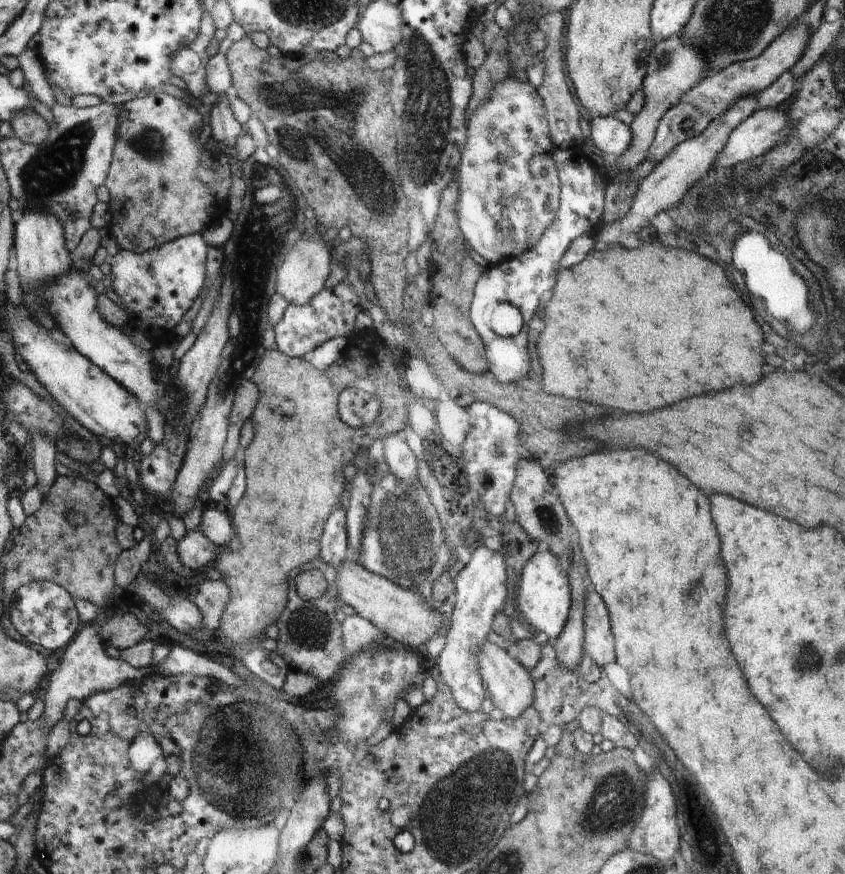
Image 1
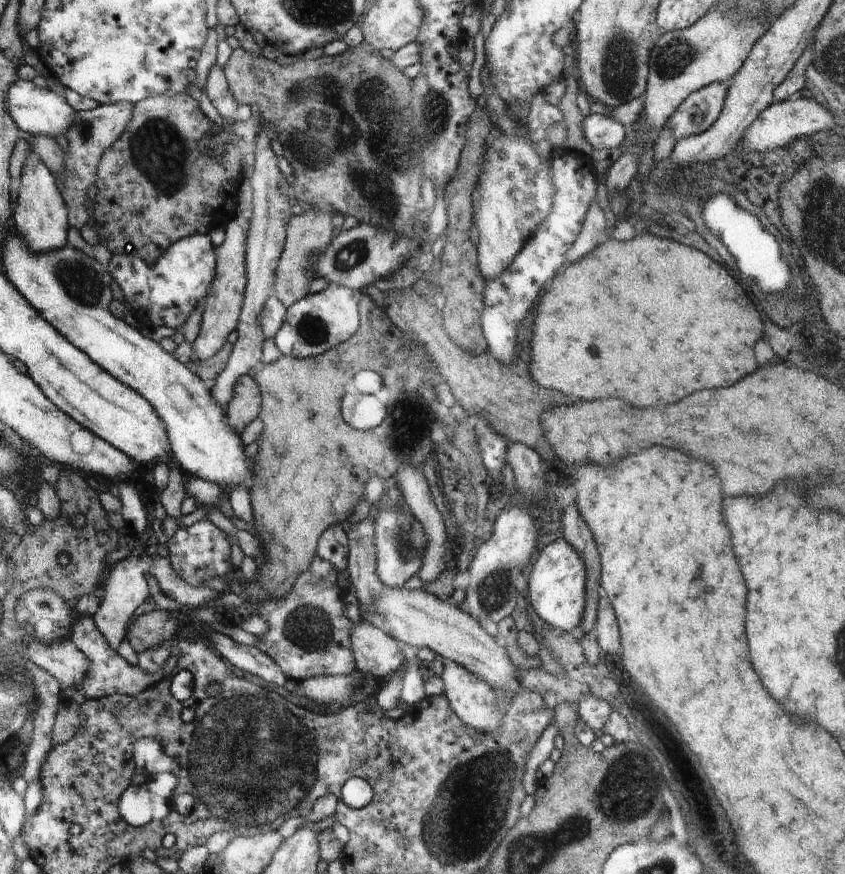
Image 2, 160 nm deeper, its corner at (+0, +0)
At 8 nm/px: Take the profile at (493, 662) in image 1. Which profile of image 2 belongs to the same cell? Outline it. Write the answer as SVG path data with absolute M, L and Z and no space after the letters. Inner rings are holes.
M382 584L384 592L380 592L378 596L372 598L372 609L383 619L383 630L389 634L397 642L405 642L412 645L417 650L420 648L428 648L437 656L453 661L455 664L466 668L468 672L472 672L479 680L485 681L486 684L493 688L494 691L502 692L509 690L514 693L514 672L512 672L512 661L508 660L506 650L500 648L496 644L496 640L480 626L479 621L465 613L463 609L450 605L448 601L439 600L432 593L428 593L423 589L406 590L406 588L393 588Z

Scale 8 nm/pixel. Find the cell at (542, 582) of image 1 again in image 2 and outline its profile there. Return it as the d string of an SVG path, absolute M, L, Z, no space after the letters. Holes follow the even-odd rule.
M561 536L544 546L534 562L528 580L528 596L536 614L555 630L570 633L581 625L587 598L585 562Z

